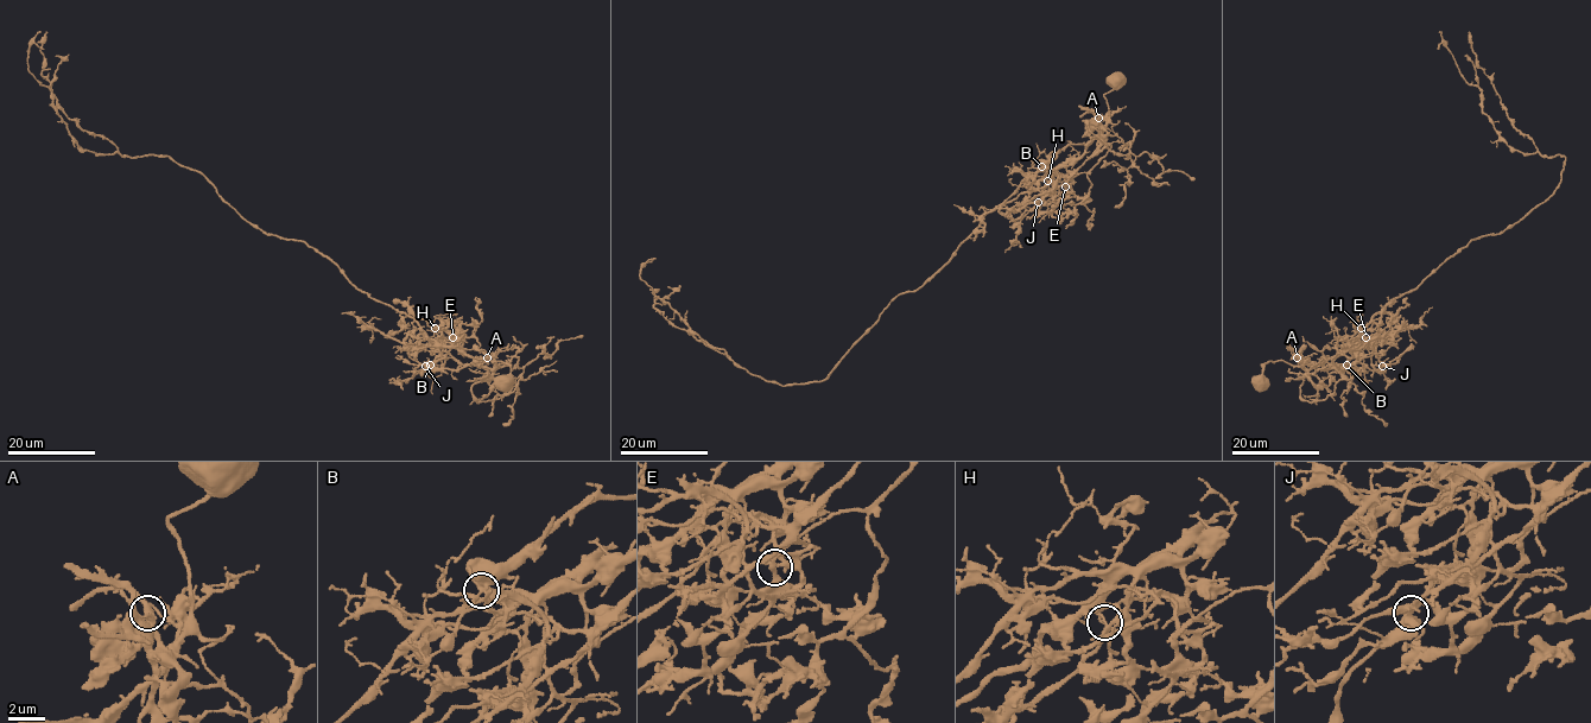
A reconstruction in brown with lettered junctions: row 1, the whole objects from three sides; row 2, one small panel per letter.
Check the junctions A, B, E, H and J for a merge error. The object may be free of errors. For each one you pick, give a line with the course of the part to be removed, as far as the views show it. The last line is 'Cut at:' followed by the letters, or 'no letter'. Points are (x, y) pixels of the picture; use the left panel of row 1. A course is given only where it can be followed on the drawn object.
J: Course of the part to remove: (425, 366), (448, 356), (489, 375), (514, 356), (519, 367), (543, 353), (551, 357), (559, 341), (583, 336)
Cut at: J

